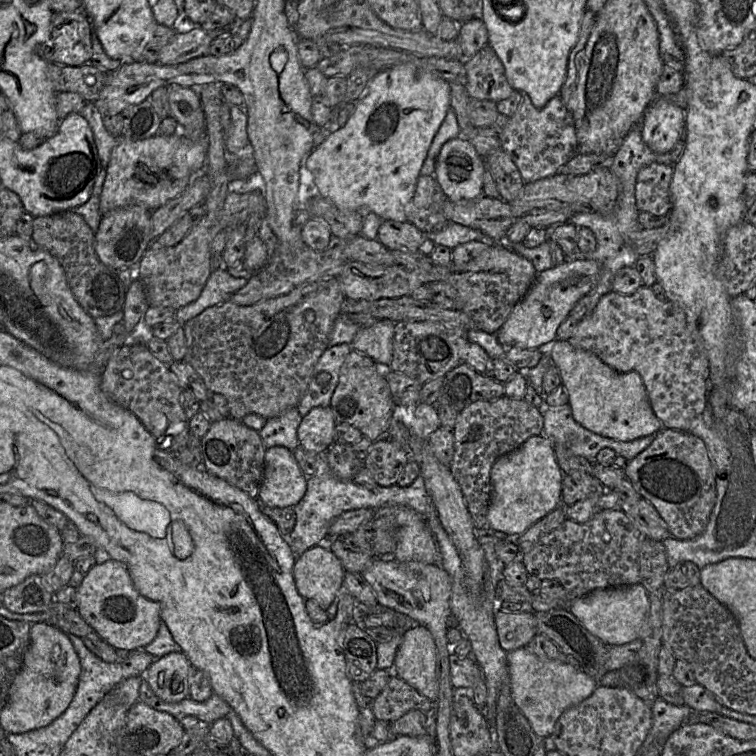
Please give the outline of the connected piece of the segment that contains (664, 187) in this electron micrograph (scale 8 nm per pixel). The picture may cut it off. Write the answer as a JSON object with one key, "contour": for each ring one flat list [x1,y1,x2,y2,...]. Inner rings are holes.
{"contour":[[653,162,641,168,635,185,636,206,639,212,663,217,671,210,670,183,673,165]]}

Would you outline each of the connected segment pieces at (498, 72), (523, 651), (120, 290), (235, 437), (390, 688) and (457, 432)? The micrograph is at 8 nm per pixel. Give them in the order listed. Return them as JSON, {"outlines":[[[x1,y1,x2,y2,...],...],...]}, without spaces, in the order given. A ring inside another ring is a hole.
{"outlines":[[[489,44,465,61,465,69,467,82,464,87,471,99,497,103,510,97,515,90,507,81,503,63]],[[526,646,507,653,508,672,512,695,516,705,530,722,535,735,541,739,551,737,560,716,570,707,588,698,600,682,581,669,557,660,542,659,532,653]],[[74,210,34,217,32,242,36,248,49,252,61,264,69,288,79,305,93,319,110,316,122,310,126,291,115,271,103,264,94,250,95,233]],[[227,416,211,423,201,439,201,455,204,469,251,498,257,498,264,477,266,448,259,432,246,427,240,420]],[[393,673,381,693,371,701,375,719,388,722,398,720,410,710,420,710,427,714,434,705]],[[505,395,496,400,476,401,461,410,453,428,454,454,449,469,458,483,475,530,487,526,487,512,491,501,490,473,494,462,517,449,528,438,543,434,543,409,530,405,525,399,512,399]]]}

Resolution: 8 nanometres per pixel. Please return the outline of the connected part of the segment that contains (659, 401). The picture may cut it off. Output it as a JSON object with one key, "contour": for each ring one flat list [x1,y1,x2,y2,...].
{"contour":[[642,285,632,294,610,291,603,295,593,312,578,322,568,341,576,348,595,354,617,372,637,372,644,383,653,413,666,429,690,430,691,422,708,405,709,361,702,340,689,329,684,311,669,300,658,300,650,287]]}

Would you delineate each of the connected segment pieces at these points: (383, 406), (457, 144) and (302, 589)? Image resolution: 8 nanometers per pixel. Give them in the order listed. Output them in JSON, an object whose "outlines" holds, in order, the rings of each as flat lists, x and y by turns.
{"outlines":[[[352,350,346,357,339,375,339,383,331,398,330,408,336,424,347,423,361,431,372,442,386,436,396,403,386,379,389,368,382,368,370,356]],[[459,136,447,141,437,159,434,178,448,199,472,200,483,194,487,165,470,141]],[[315,546,296,558,293,575,298,592,327,610,343,590,345,570,327,546]]]}

